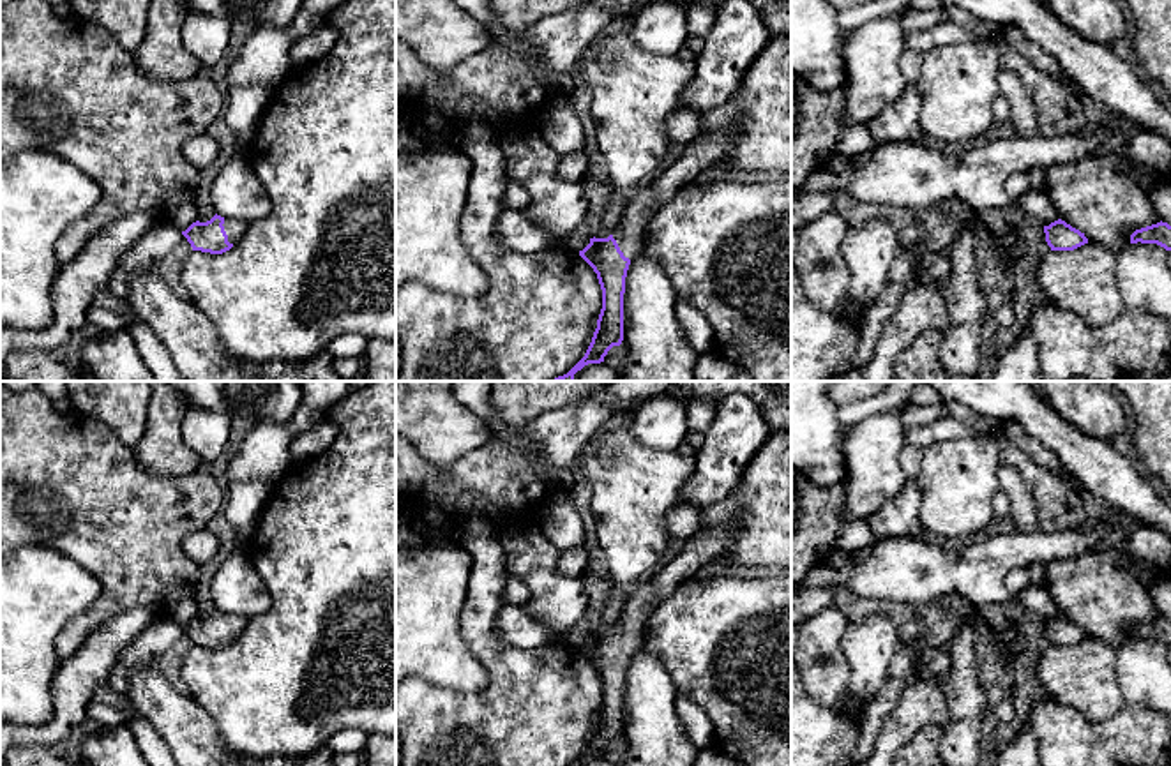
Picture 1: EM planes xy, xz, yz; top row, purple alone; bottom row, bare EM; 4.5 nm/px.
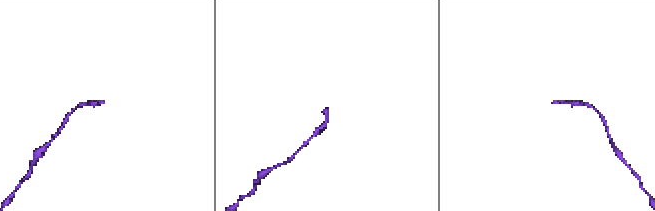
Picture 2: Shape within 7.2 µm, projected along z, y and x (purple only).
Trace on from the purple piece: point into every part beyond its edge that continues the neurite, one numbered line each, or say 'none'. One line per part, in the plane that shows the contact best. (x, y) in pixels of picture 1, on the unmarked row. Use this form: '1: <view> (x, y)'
1: xy (235, 625)

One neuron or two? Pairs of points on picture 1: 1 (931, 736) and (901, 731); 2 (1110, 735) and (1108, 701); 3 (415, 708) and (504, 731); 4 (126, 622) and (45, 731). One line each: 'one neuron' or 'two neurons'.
1: two neurons
2: two neurons
3: one neuron
4: one neuron

